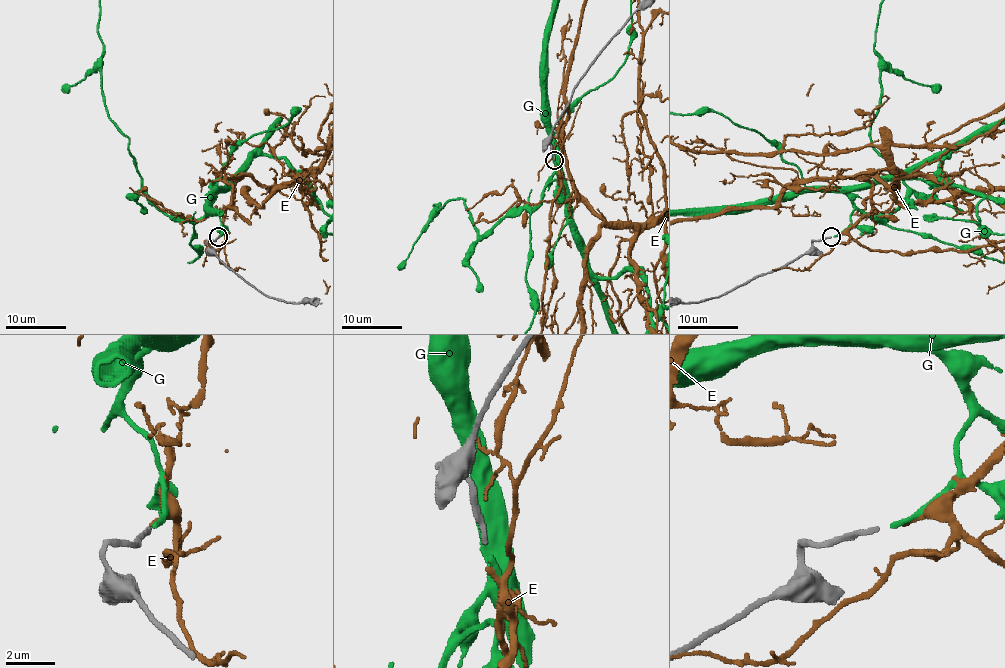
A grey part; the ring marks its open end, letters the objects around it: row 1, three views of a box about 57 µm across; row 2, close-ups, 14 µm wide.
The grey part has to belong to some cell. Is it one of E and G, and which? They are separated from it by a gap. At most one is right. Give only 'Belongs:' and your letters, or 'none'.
Belongs: G

